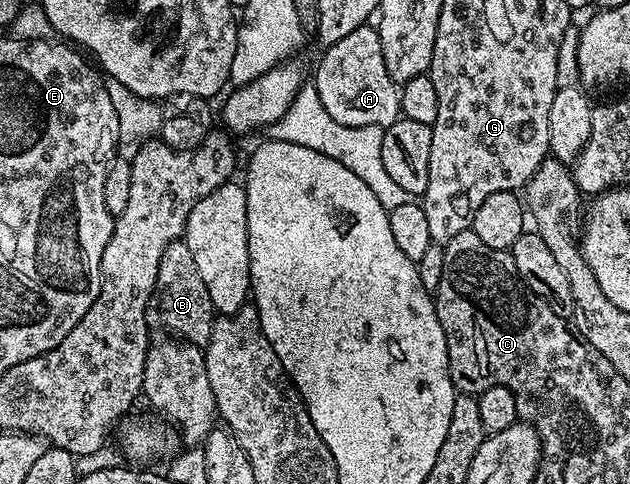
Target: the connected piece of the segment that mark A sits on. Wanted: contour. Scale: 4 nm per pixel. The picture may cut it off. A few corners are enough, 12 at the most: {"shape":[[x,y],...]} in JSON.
{"shape":[[377,27],[323,52],[312,87],[336,122],[400,119]]}

